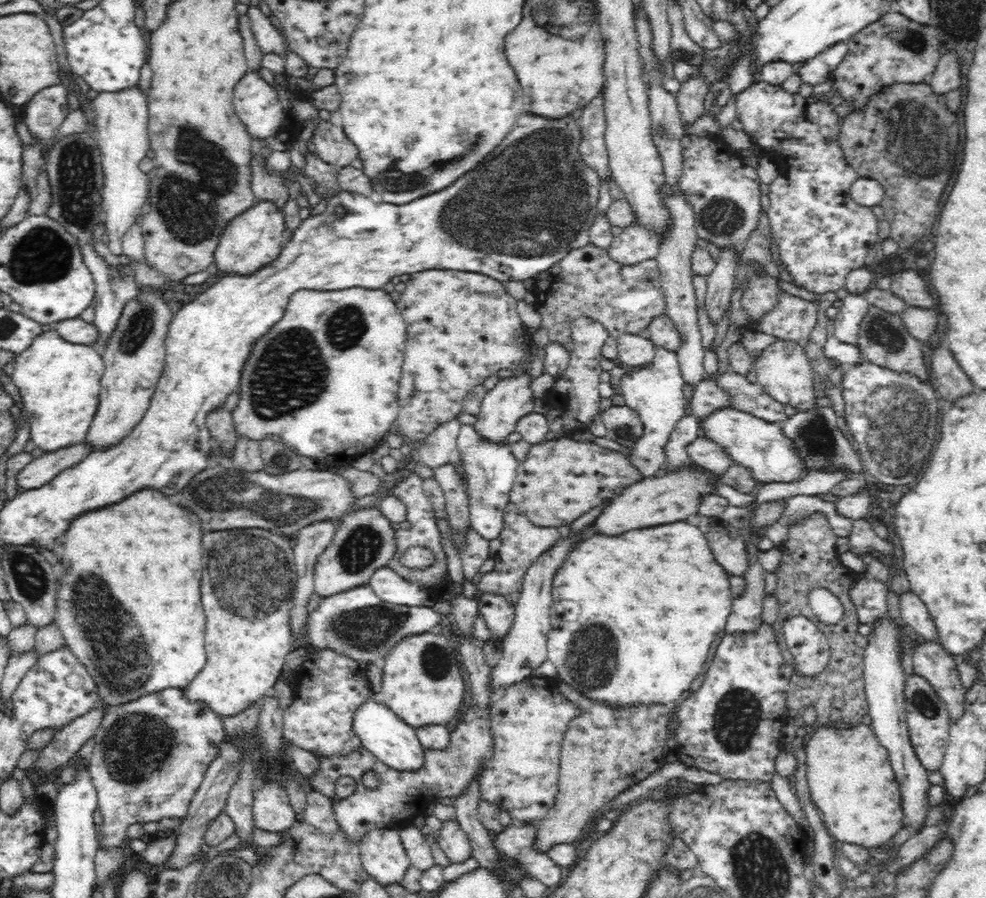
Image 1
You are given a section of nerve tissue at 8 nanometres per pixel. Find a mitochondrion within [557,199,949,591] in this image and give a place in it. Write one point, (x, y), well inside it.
(896, 419)

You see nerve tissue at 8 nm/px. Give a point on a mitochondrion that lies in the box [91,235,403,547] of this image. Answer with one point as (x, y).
(295, 350)

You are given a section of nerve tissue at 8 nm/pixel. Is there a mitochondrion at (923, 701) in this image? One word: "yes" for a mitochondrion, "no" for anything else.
yes

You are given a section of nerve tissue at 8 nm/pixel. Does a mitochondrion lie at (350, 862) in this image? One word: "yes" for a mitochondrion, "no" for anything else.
no

